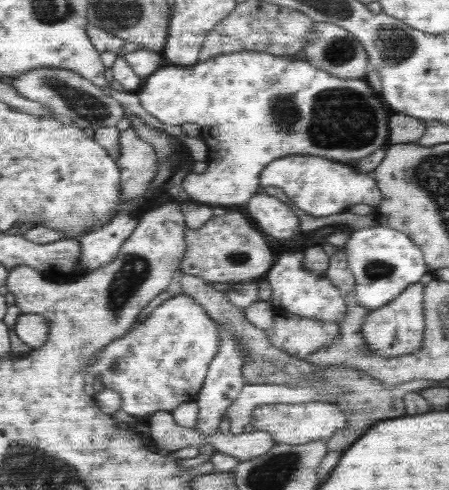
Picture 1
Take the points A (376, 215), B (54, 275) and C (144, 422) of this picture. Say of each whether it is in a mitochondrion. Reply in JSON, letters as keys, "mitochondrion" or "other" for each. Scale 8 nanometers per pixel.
{"A":"other","B":"other","C":"other"}

